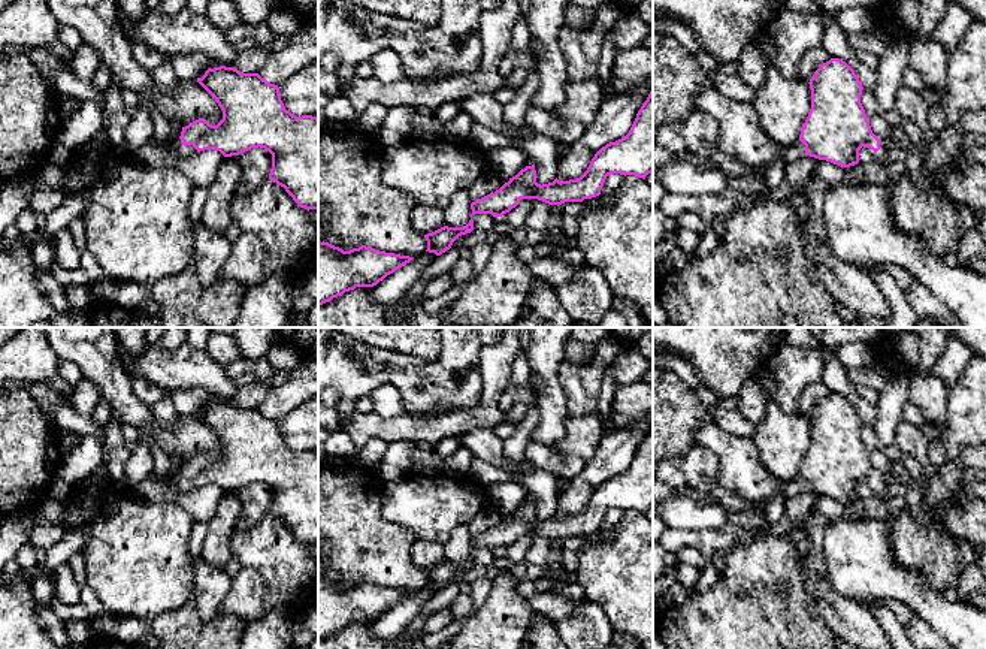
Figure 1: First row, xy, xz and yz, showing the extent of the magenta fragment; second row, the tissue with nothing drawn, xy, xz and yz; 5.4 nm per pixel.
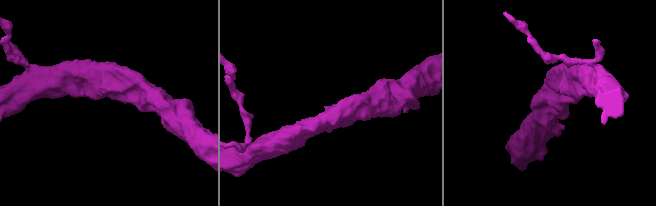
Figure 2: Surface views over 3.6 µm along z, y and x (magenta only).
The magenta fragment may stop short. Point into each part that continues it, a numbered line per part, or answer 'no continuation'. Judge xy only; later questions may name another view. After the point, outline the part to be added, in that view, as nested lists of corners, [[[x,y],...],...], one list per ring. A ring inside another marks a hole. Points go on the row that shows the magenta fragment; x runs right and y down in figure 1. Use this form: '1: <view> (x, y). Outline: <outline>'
1: xy (183, 151). Outline: [[[181,142],[175,148],[178,157],[190,157],[197,153],[197,150],[193,145],[184,147]]]

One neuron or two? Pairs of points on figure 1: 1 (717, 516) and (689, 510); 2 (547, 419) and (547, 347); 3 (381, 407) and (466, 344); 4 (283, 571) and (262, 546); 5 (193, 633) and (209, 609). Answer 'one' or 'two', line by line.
1: one
2: one
3: two
4: one
5: two

